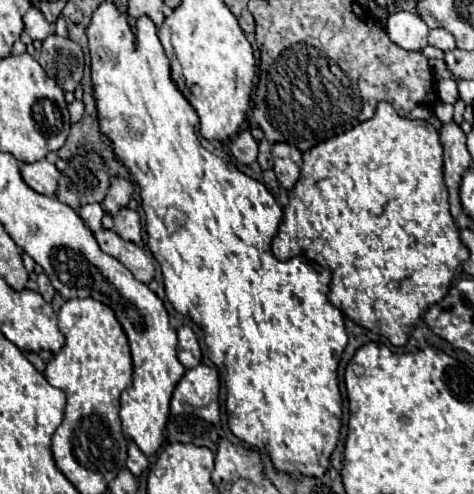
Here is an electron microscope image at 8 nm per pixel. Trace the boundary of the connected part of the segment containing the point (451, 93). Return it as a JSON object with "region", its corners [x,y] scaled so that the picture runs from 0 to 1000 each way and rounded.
{"region":[[[924,158],[920,162],[920,186],[941,211],[958,211],[966,198],[966,178],[962,178],[962,166],[954,158],[941,158],[941,162]]]}

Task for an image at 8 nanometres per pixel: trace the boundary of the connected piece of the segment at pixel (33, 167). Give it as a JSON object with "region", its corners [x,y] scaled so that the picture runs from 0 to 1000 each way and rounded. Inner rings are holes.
{"region":[[[80,324],[68,332],[42,332],[42,352],[51,368],[93,397],[114,397],[122,385],[122,364],[131,348],[101,324]]]}

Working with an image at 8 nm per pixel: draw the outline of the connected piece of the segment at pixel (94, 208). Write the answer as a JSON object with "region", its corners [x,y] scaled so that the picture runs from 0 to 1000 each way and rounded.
{"region":[[[198,409],[198,413],[177,413],[177,417],[169,417],[165,433],[169,433],[169,441],[181,449],[181,457],[186,457],[194,470],[203,470],[203,466],[211,462],[211,445],[215,445],[215,437],[219,437],[219,425],[215,425],[211,413]]]}

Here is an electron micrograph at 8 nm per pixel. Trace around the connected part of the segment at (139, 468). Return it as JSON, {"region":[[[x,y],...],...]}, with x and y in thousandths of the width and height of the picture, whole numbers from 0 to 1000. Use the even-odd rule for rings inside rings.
{"region":[[[274,891],[270,895],[270,927],[266,927],[266,943],[274,947],[274,955],[283,960],[283,964],[295,964],[308,947],[312,947],[312,927],[308,927],[308,919]]]}

